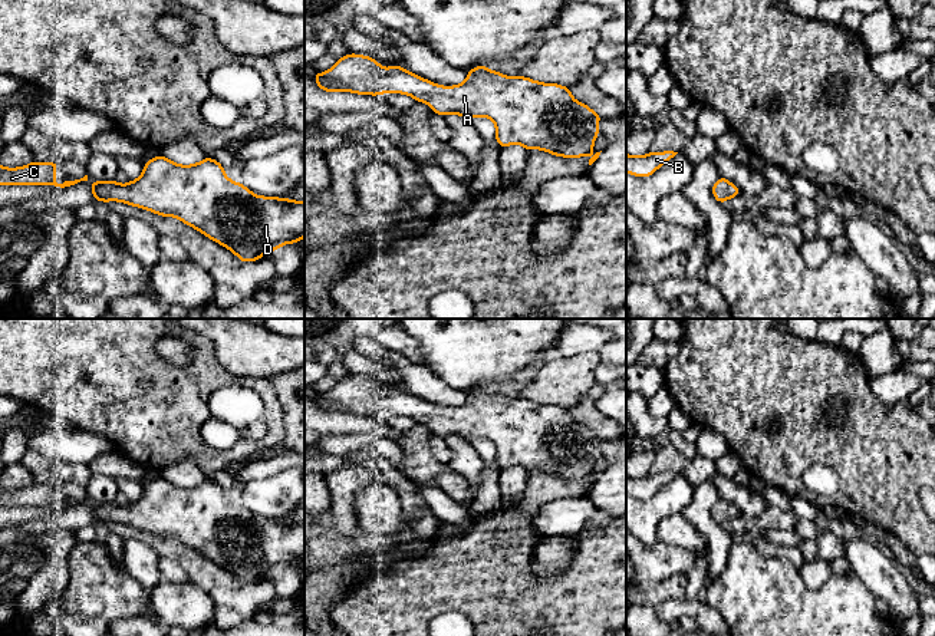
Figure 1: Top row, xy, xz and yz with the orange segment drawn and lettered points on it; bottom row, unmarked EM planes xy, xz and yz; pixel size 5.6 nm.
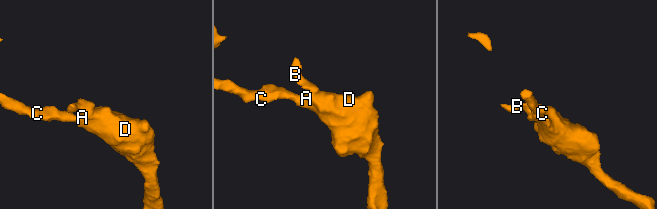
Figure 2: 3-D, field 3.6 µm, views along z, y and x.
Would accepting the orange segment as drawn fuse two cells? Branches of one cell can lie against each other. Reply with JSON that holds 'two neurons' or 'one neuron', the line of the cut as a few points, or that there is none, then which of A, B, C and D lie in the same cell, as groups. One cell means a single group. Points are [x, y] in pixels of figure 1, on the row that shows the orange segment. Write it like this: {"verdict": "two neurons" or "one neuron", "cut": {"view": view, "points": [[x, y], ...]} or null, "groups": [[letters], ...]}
{"verdict": "one neuron", "cut": null, "groups": [["A", "B", "C", "D"]]}

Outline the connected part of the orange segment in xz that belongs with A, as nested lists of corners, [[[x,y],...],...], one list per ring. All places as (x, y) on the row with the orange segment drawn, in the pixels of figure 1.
[[[349,53],[338,59],[335,66],[323,73],[315,73],[317,86],[326,92],[353,92],[358,95],[404,93],[417,102],[427,102],[432,112],[445,116],[461,115],[465,119],[484,116],[496,123],[496,141],[501,148],[520,144],[530,149],[543,149],[556,156],[579,158],[589,155],[595,138],[600,134],[596,126],[603,118],[587,105],[573,99],[570,88],[557,83],[541,83],[526,76],[510,78],[484,65],[468,70],[461,85],[441,86],[406,69],[394,65],[383,69],[373,57]]]

